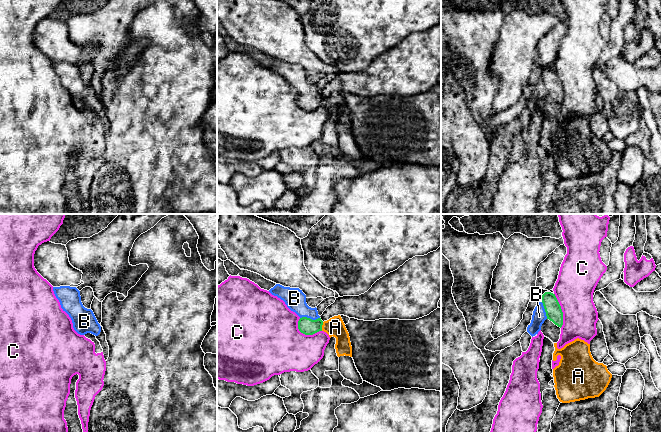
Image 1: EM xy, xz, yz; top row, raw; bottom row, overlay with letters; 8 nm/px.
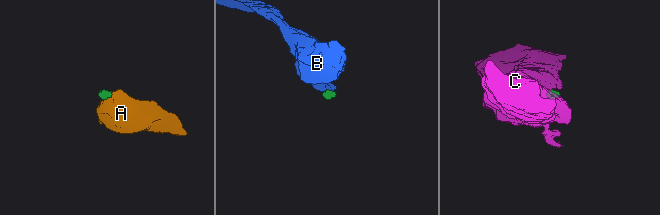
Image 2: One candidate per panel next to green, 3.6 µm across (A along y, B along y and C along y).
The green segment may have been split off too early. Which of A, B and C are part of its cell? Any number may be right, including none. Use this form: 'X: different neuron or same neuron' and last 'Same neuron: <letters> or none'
A: same neuron
B: same neuron
C: different neuron
Same neuron: A, B

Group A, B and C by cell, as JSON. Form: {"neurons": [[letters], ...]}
{"neurons": [["A", "B"], ["C"]]}

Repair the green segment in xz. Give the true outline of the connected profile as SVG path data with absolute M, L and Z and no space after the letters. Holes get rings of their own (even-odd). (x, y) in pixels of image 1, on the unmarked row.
M276 60L269 68L285 78L287 83L299 93L298 105L305 111L313 111L319 107L326 108L329 113L336 114L337 132L352 133L352 122L349 109L340 91L327 97L322 97L317 84L311 84L306 79L306 71L299 64L284 63Z

